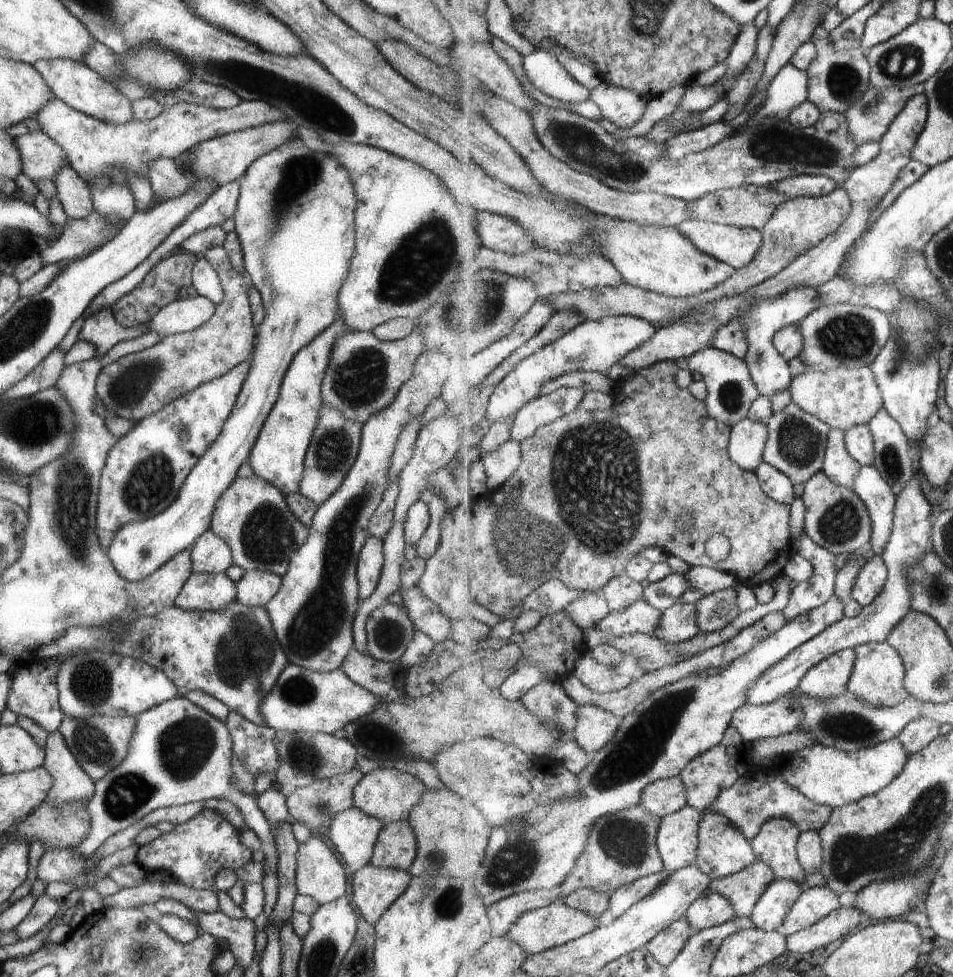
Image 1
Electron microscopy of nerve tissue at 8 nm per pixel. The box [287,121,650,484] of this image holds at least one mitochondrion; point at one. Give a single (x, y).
(417, 267)

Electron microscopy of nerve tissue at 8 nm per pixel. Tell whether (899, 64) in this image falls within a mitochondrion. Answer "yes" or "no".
yes

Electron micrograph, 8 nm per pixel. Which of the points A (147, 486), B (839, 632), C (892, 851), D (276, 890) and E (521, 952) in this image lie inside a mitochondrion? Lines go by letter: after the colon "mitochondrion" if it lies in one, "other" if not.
A: mitochondrion
B: other
C: mitochondrion
D: other
E: other

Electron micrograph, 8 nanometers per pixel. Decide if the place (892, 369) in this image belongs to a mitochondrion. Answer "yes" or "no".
yes

